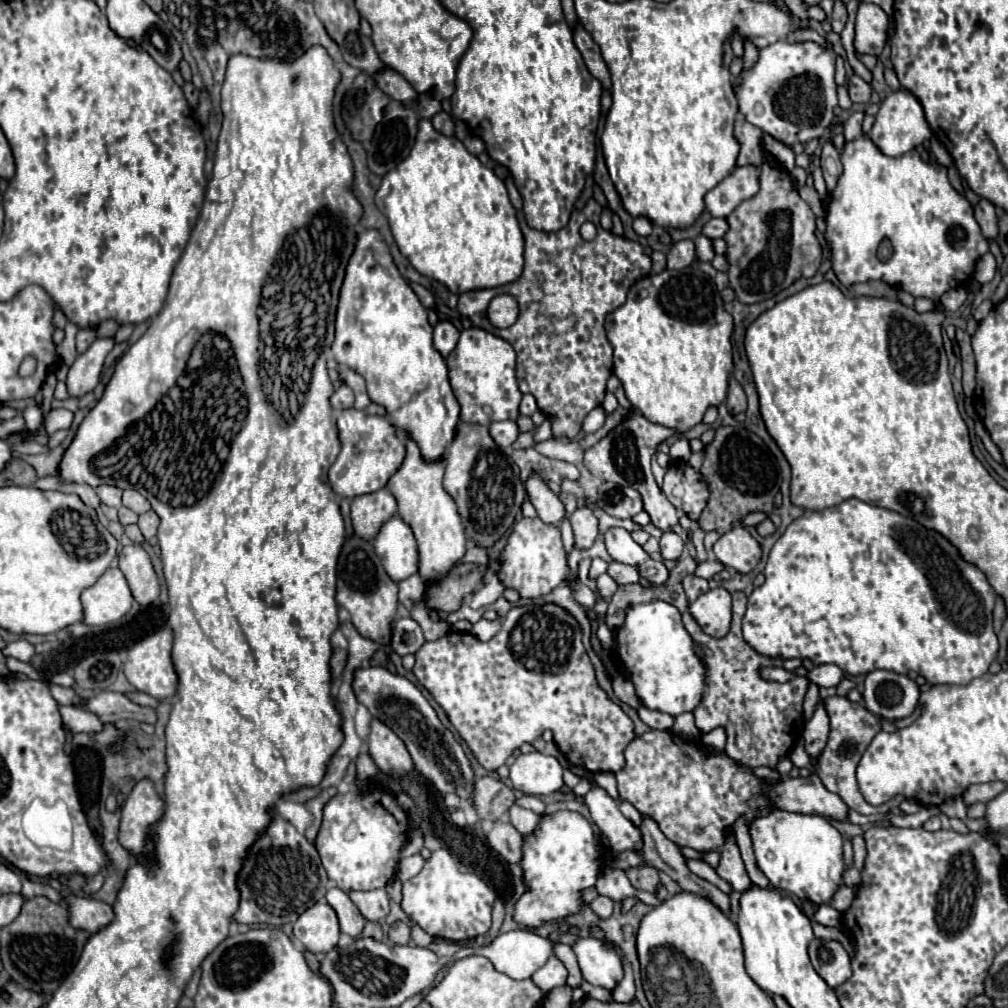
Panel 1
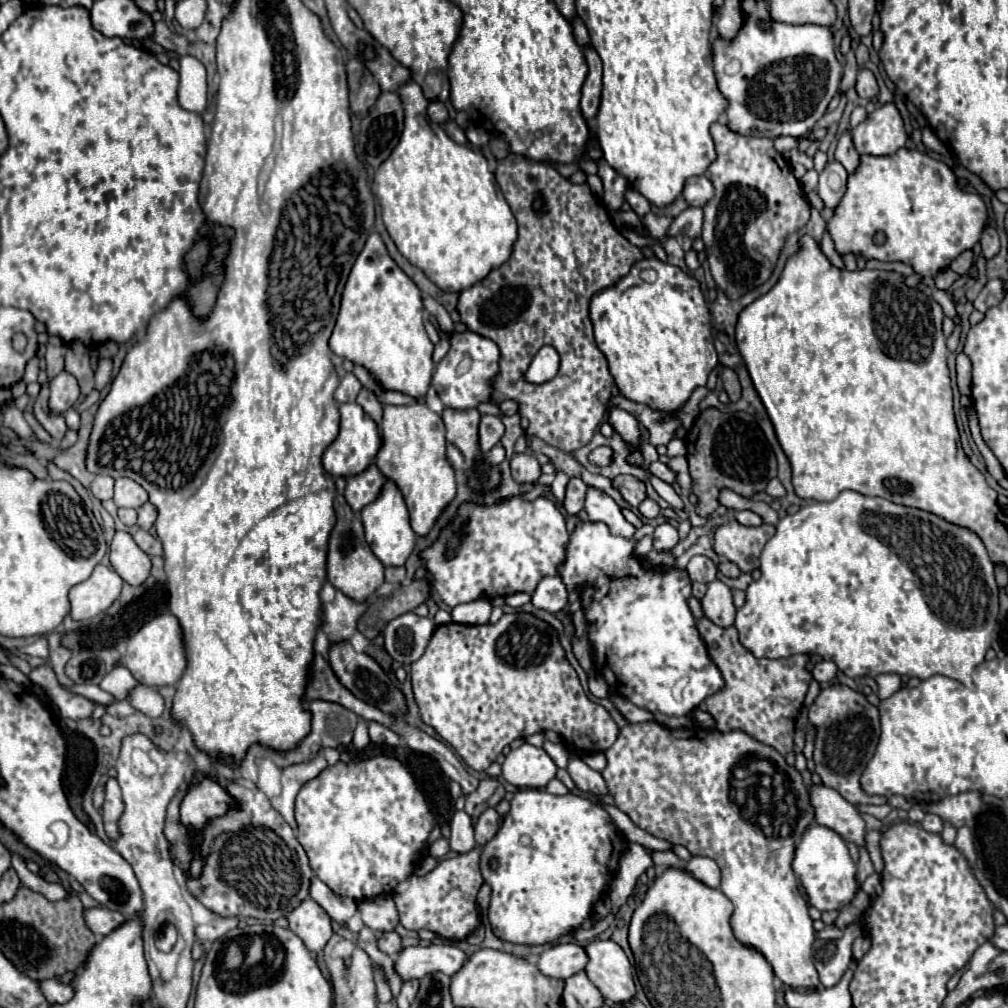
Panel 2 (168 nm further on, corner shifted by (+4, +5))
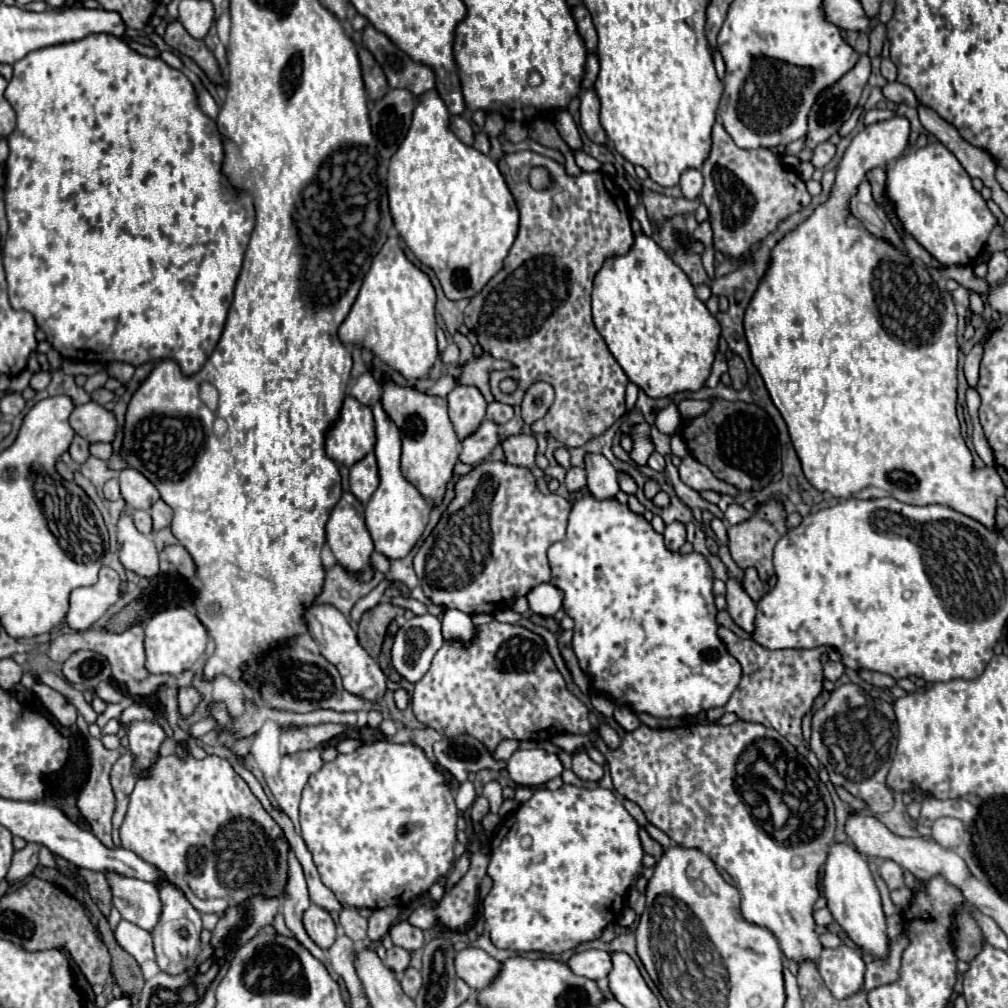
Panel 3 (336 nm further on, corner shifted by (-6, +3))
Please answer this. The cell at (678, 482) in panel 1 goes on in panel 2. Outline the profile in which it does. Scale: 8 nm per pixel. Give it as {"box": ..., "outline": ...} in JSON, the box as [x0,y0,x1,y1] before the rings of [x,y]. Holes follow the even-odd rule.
{"box":[649,461,675,485],"outline":[[[661,461],[651,463],[651,465],[649,465],[649,471],[651,471],[653,475],[657,475],[659,479],[663,479],[665,483],[669,483],[669,485],[675,481],[675,473],[673,473],[665,463],[661,463]]]}

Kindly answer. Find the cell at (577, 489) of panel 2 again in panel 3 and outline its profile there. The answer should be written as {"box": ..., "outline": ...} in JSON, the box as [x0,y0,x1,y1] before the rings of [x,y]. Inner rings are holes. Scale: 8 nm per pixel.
{"box":[565,467,587,493],"outline":[[[571,467],[571,469],[567,471],[565,485],[567,485],[569,493],[579,493],[579,491],[583,491],[585,485],[587,485],[587,473],[585,473],[585,469]]]}

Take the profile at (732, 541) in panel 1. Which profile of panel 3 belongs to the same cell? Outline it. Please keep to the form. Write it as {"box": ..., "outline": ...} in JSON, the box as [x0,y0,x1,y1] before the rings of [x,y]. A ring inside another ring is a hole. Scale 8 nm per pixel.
{"box":[727,497,787,581],"outline":[[[779,497],[777,499],[763,501],[761,507],[755,511],[753,519],[749,519],[745,523],[739,523],[739,525],[731,525],[727,529],[727,535],[729,535],[729,551],[731,551],[733,561],[741,569],[755,567],[759,571],[761,581],[767,581],[773,575],[773,547],[775,547],[777,539],[781,539],[785,535],[785,531],[787,531],[787,525],[785,525],[783,501]]]}

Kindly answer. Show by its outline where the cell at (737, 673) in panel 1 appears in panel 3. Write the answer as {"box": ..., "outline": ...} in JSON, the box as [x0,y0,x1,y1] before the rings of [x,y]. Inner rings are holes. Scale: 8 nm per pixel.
{"box":[707,627,829,745],"outline":[[[719,627],[719,639],[725,643],[727,651],[739,661],[743,669],[741,683],[737,685],[735,693],[731,695],[729,703],[723,707],[715,707],[707,711],[707,719],[719,719],[723,713],[731,711],[741,721],[761,723],[765,727],[775,729],[783,735],[791,745],[803,745],[801,737],[801,721],[811,711],[815,697],[823,691],[823,667],[821,655],[829,653],[829,647],[815,647],[815,649],[785,649],[785,651],[769,651],[753,639],[741,639],[731,629]]]}

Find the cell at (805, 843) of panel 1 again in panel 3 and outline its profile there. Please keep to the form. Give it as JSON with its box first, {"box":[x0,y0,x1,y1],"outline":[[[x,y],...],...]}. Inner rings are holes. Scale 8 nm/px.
{"box":[823,841,889,957],"outline":[[[835,841],[829,845],[827,861],[823,865],[823,895],[827,899],[827,909],[833,913],[833,919],[861,947],[861,953],[887,957],[889,939],[885,935],[885,915],[881,909],[881,897],[865,857],[853,845]]]}

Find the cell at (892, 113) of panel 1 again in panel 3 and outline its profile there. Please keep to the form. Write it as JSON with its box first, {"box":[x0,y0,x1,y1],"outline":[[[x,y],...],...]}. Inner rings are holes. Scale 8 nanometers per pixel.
{"box":[745,115,1007,531],"outline":[[[893,115],[891,119],[873,123],[855,135],[855,139],[847,147],[847,151],[839,163],[831,199],[825,205],[819,205],[805,223],[801,223],[793,233],[785,235],[773,249],[771,267],[769,267],[767,275],[763,277],[757,293],[753,295],[753,299],[745,311],[745,335],[749,341],[753,365],[759,369],[775,407],[781,411],[781,415],[789,427],[793,447],[803,465],[803,473],[815,489],[819,489],[821,493],[831,493],[837,499],[895,497],[897,501],[903,501],[909,505],[935,505],[937,503],[937,505],[951,507],[951,509],[983,523],[987,529],[995,531],[997,497],[1005,495],[1007,487],[995,467],[977,469],[973,465],[973,457],[961,437],[959,419],[957,419],[957,411],[955,411],[955,407],[957,407],[957,353],[959,353],[957,335],[955,335],[957,333],[957,313],[953,307],[951,293],[947,293],[945,289],[939,289],[939,285],[931,279],[931,275],[927,273],[927,269],[921,261],[915,259],[915,263],[913,263],[911,257],[907,257],[903,251],[895,249],[893,245],[875,239],[865,229],[847,225],[849,195],[853,195],[853,191],[857,191],[857,183],[861,183],[865,179],[865,173],[869,169],[887,167],[893,159],[903,155],[907,145],[909,145],[909,121],[901,115]]]}

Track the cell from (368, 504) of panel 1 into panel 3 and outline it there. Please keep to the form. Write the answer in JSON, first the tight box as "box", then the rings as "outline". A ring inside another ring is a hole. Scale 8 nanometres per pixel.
{"box":[349,453,379,503],"outline":[[[369,453],[365,459],[361,459],[351,467],[349,483],[351,483],[351,493],[361,503],[367,503],[371,499],[371,495],[379,487],[379,469],[375,461],[375,453]]]}

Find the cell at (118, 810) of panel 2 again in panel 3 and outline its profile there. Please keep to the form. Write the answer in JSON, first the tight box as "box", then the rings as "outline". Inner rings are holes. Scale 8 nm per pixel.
{"box":[119,755,289,915],"outline":[[[177,755],[161,757],[157,767],[153,767],[151,777],[139,779],[129,799],[129,809],[119,827],[121,847],[141,855],[147,863],[161,869],[193,903],[193,907],[201,913],[217,913],[225,915],[227,909],[245,903],[249,897],[259,895],[263,899],[285,897],[285,885],[289,879],[289,841],[283,835],[283,829],[273,821],[273,817],[263,809],[261,801],[253,795],[249,785],[237,775],[233,765],[215,755],[207,755],[197,761],[189,755],[185,761]],[[197,873],[217,873],[217,895],[205,893],[199,899],[187,879]]]}

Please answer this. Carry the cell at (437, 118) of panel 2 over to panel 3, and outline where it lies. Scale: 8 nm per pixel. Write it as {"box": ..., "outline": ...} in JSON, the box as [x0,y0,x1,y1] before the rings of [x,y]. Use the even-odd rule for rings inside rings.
{"box":[451,115,473,145],"outline":[[[453,115],[453,117],[451,117],[451,129],[453,129],[453,133],[455,133],[465,145],[471,145],[471,143],[473,143],[473,129],[471,129],[471,125],[469,125],[461,115]]]}

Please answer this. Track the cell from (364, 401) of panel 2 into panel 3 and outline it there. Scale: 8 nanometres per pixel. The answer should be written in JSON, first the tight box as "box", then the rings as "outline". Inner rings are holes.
{"box":[365,401,431,559],"outline":[[[381,401],[373,405],[373,417],[375,417],[375,431],[377,431],[375,455],[377,455],[381,483],[365,507],[365,523],[373,537],[375,551],[385,555],[387,559],[403,559],[421,539],[425,525],[429,523],[431,509],[425,503],[425,499],[421,499],[421,493],[401,475],[401,469],[399,469],[401,437],[399,437],[397,425],[389,419]]]}

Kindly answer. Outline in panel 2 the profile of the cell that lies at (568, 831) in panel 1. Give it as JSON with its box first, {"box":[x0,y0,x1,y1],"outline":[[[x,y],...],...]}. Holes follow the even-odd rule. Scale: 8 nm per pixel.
{"box":[481,789,625,945],"outline":[[[519,789],[511,799],[511,811],[503,817],[497,835],[483,847],[481,875],[491,885],[491,901],[487,919],[495,937],[519,945],[545,945],[559,937],[577,931],[593,907],[609,889],[613,871],[617,869],[621,851],[625,851],[625,837],[615,827],[609,813],[587,797],[573,793],[551,795],[545,789]],[[491,859],[499,861],[497,869],[489,867]]]}

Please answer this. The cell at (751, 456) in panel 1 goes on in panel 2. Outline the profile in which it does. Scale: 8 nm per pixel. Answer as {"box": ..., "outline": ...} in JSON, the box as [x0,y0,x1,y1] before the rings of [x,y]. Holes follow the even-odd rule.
{"box":[685,407,777,517],"outline":[[[715,407],[703,409],[693,427],[685,435],[689,473],[695,481],[695,495],[699,497],[697,513],[709,517],[719,507],[719,491],[723,487],[733,489],[743,497],[765,491],[769,479],[777,475],[777,461],[771,445],[767,443],[755,417],[745,411],[723,413]]]}

